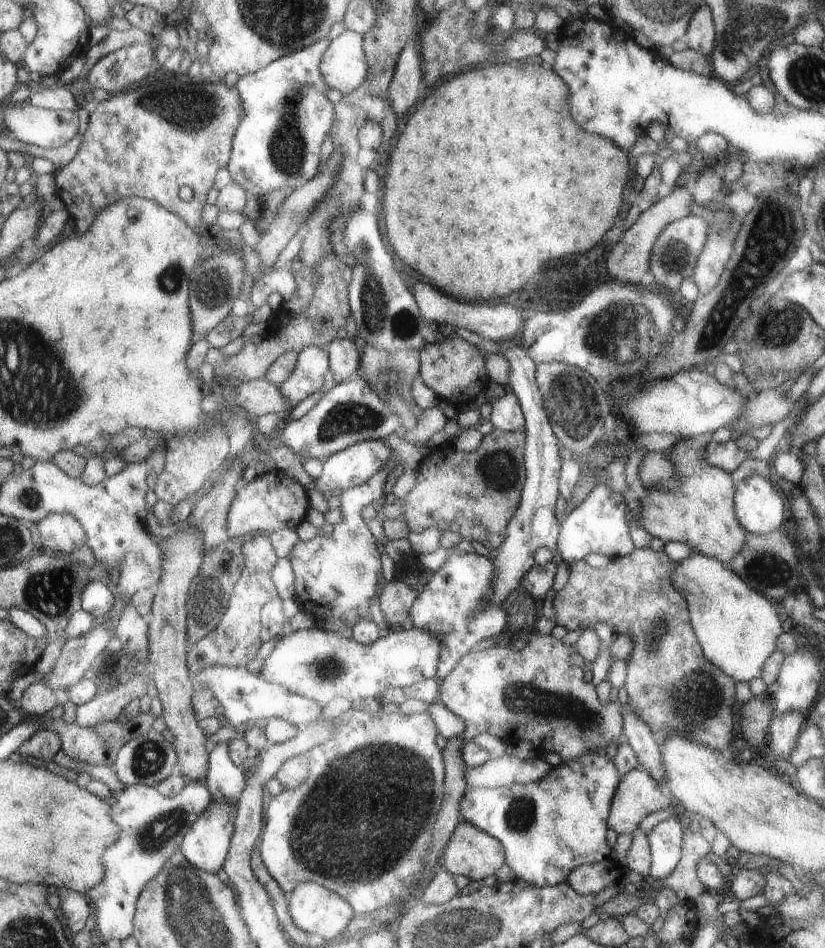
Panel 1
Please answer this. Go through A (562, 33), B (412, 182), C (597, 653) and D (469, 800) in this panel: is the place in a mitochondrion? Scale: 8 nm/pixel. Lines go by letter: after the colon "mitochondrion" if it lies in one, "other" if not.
A: other
B: other
C: other
D: other

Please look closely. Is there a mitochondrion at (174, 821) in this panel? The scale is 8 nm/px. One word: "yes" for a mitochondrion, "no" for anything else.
yes

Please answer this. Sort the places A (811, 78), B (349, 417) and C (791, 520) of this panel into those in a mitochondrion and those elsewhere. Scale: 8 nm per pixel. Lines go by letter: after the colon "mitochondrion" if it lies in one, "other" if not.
A: mitochondrion
B: mitochondrion
C: other

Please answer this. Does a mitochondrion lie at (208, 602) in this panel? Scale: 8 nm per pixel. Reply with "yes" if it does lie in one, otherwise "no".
yes

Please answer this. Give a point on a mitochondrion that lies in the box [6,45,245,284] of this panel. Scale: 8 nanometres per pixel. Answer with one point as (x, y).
(206, 113)

